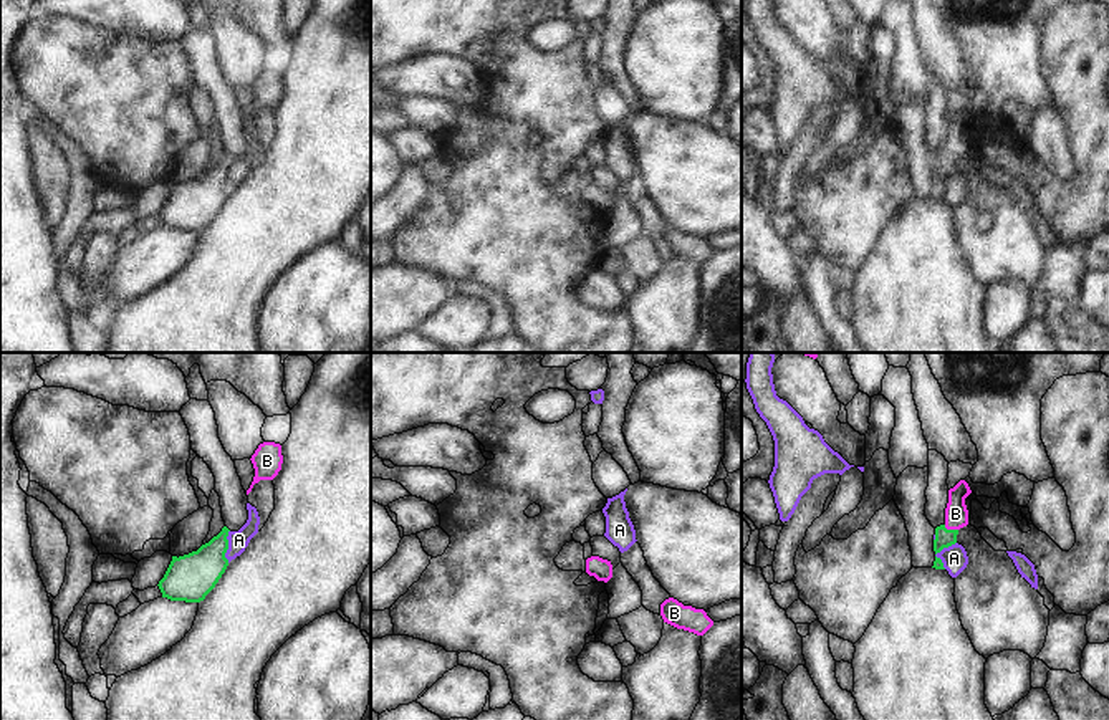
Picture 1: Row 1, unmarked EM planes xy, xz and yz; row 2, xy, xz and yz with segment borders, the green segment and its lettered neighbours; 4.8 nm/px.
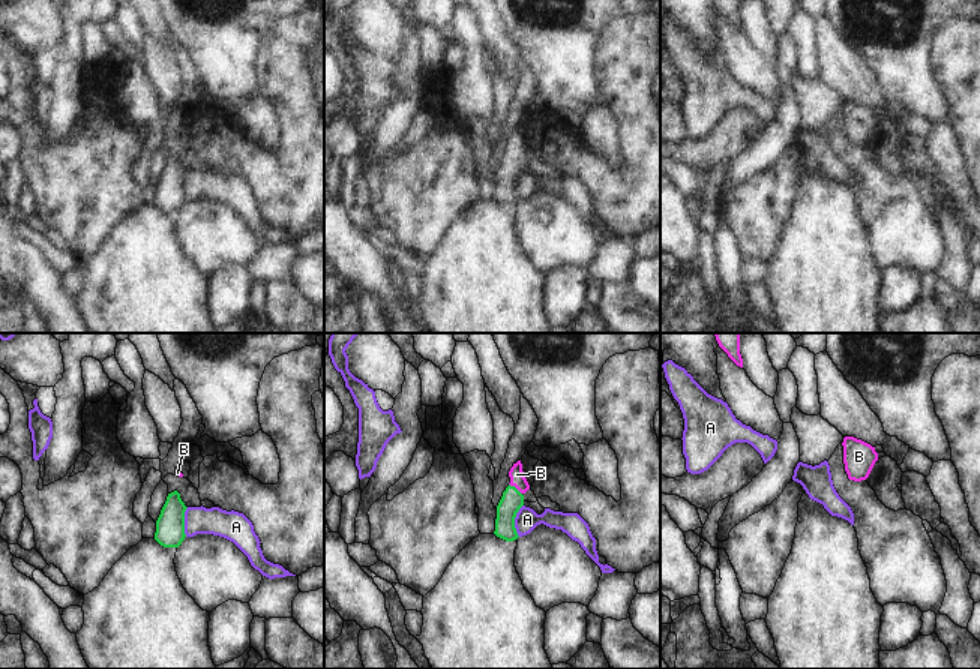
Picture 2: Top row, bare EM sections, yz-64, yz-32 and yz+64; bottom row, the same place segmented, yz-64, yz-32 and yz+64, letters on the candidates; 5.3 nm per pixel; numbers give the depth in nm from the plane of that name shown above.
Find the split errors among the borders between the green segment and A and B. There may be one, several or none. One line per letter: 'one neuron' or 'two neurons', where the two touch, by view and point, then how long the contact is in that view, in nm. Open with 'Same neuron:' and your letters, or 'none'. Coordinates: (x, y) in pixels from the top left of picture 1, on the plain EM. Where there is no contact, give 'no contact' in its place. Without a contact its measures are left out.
Same neuron: B
A: two neurons | yz (939, 181) | 150 nm
B: one neuron | yz (950, 159) | 80 nm

